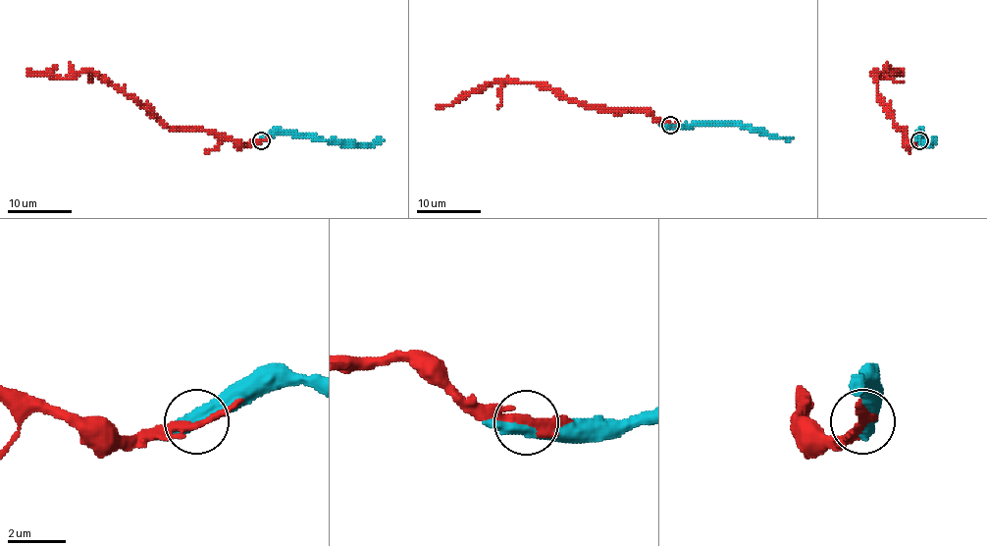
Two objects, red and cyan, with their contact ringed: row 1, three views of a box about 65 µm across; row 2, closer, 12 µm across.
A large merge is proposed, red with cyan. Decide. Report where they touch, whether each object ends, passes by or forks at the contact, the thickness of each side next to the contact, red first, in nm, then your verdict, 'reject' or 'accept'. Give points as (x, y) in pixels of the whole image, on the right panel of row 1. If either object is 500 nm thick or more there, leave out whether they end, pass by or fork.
place (919, 140); red passes by; cyan passes by; calibres 260 and 440 nm; accept

